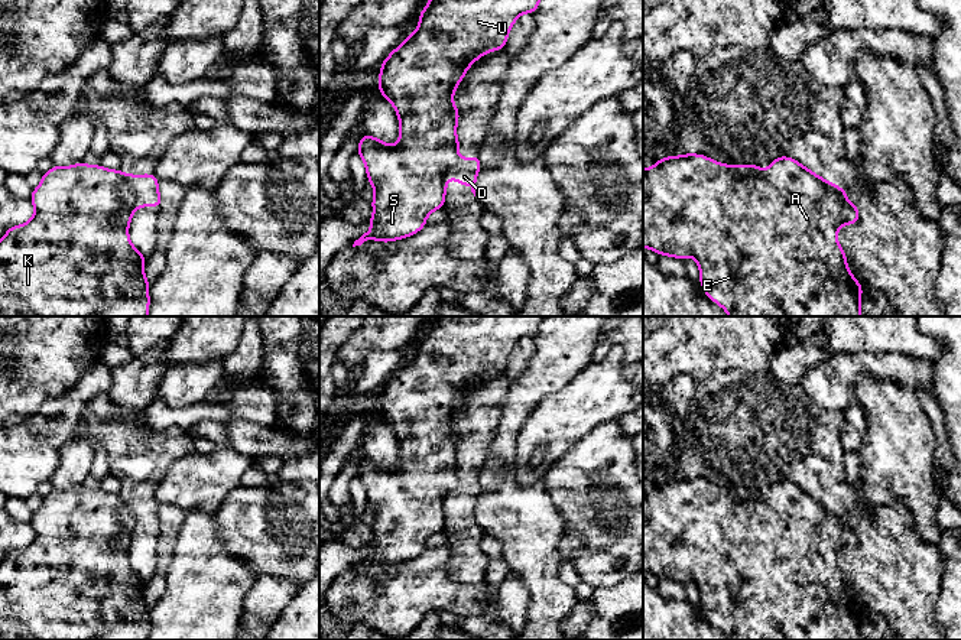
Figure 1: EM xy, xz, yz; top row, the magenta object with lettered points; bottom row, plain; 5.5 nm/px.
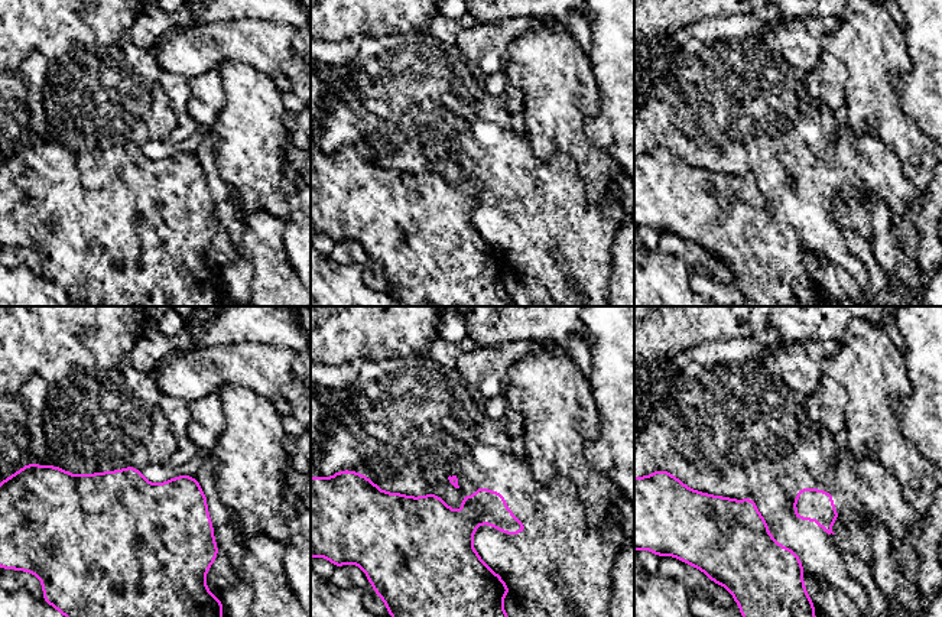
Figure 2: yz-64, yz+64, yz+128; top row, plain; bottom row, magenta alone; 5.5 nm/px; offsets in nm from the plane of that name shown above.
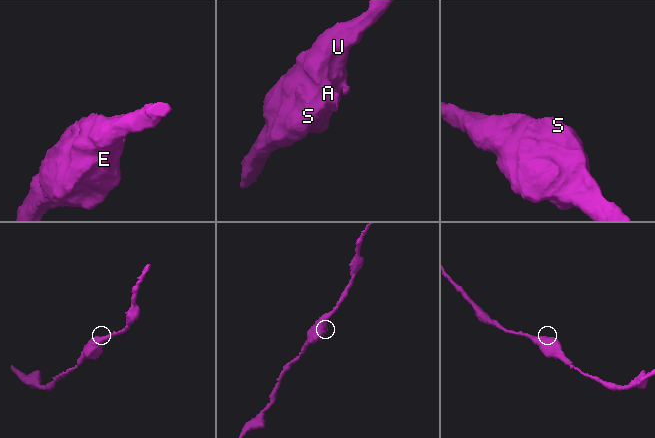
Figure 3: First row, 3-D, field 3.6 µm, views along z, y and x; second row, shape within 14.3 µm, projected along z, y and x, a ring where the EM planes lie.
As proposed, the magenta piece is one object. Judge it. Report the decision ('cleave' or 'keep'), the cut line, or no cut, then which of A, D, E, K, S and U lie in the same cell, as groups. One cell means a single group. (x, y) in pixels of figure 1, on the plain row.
cleave; cut yz (809, 496), (847, 526); groups A E K S U / D

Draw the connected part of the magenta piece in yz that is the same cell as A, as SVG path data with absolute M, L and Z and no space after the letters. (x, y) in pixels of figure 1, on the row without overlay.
M698 477L660 481L653 490L643 493L643 572L675 582L694 581L699 589L699 608L704 617L730 640L863 640L860 626L864 611L851 598L844 572L837 563L841 549L854 549L858 543L857 529L843 526L835 516L818 506L808 491L789 480L773 483L766 496L757 487L723 488Z

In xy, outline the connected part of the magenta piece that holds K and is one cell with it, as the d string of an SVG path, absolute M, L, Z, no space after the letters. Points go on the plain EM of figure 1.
M78 485L72 490L52 490L30 517L35 539L26 546L10 550L0 563L0 640L147 640L150 607L145 600L146 581L130 566L129 548L134 537L134 517L118 494L101 488Z

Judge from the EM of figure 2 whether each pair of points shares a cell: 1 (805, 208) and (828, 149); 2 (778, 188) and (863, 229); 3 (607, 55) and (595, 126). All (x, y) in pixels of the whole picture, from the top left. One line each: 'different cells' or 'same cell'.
1: same cell
2: different cells
3: same cell

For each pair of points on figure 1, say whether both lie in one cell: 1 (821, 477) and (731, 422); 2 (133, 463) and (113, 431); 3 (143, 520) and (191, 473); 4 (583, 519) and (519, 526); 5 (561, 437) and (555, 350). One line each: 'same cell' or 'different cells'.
1: same cell
2: same cell
3: different cells
4: different cells
5: different cells

